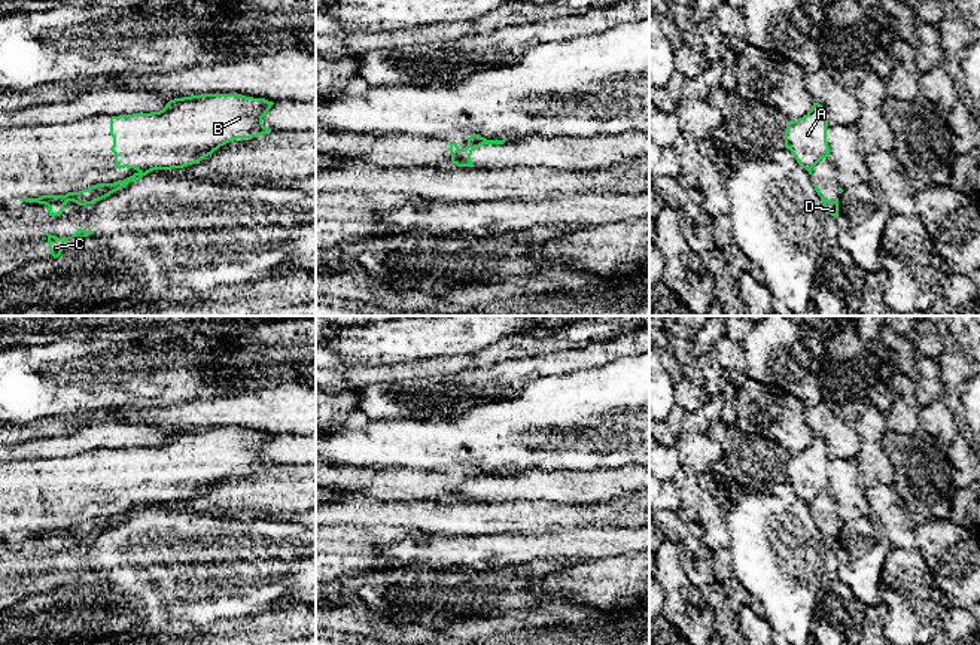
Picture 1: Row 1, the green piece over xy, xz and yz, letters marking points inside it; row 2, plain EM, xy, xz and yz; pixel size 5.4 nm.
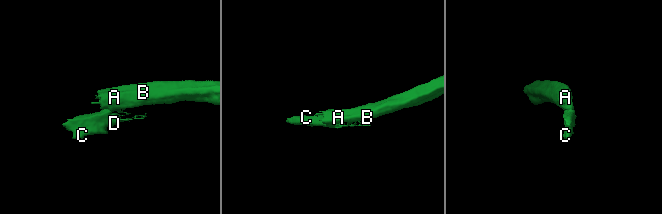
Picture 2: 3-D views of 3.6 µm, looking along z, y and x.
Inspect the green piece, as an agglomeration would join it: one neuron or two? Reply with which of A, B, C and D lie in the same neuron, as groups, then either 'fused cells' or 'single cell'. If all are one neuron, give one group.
groups A B / C D; fused cells

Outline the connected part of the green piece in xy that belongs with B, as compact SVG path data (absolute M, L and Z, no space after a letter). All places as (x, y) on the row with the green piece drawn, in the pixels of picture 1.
M241 94L170 100L159 112L110 118L115 168L171 170L200 162L237 139L271 133L262 118L274 103Z

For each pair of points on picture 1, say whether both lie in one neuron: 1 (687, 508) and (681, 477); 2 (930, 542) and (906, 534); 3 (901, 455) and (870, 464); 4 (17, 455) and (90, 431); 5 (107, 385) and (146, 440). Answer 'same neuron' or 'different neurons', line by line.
1: same neuron
2: different neurons
3: different neurons
4: same neuron
5: different neurons

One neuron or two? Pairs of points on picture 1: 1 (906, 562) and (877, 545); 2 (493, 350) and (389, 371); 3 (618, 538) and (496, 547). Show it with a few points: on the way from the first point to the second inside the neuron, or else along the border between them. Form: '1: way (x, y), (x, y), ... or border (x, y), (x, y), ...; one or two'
1: border (891, 547), (879, 584); two
2: way (468, 361), (414, 371); one
3: way (589, 542), (526, 547); one

